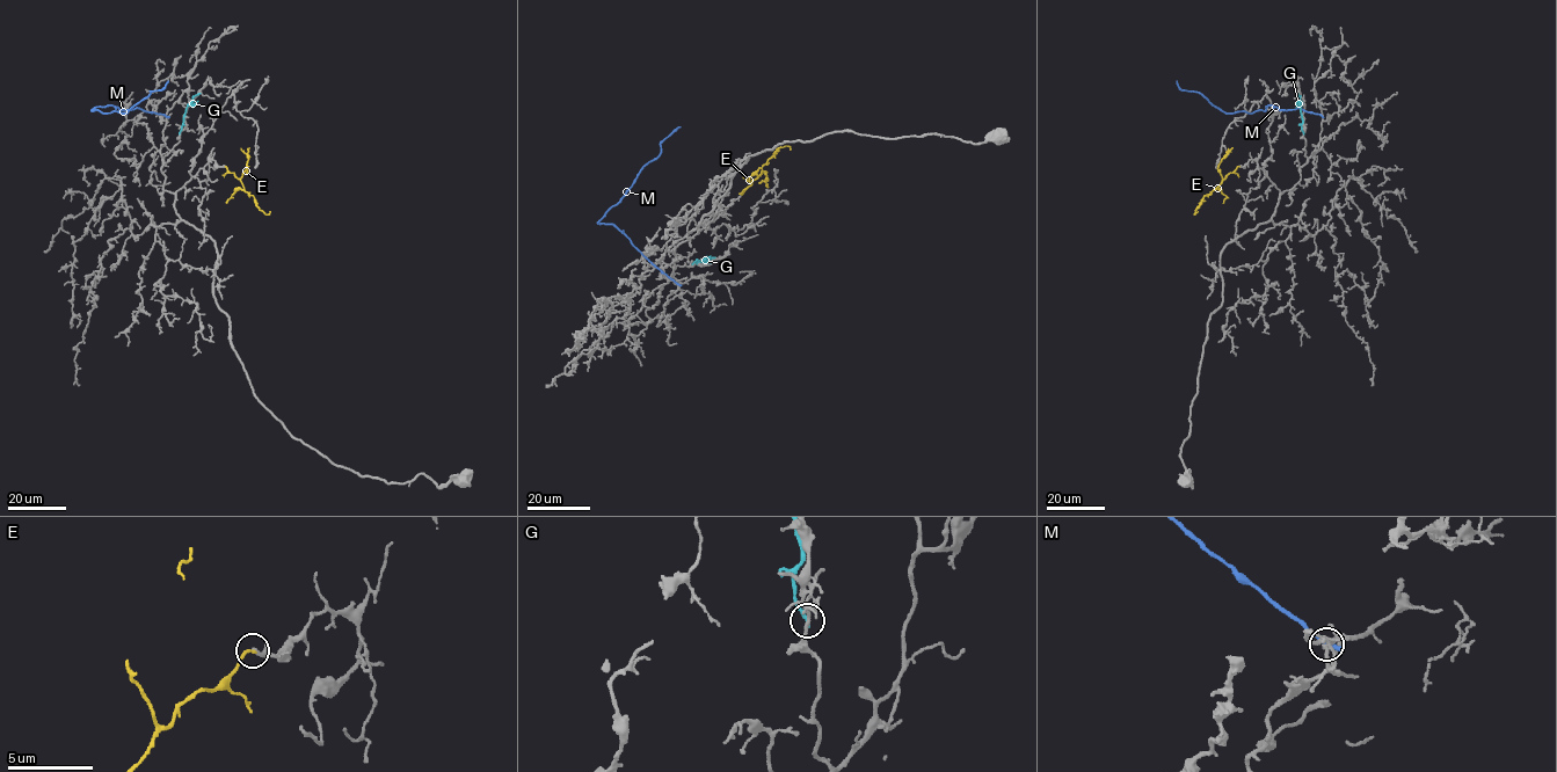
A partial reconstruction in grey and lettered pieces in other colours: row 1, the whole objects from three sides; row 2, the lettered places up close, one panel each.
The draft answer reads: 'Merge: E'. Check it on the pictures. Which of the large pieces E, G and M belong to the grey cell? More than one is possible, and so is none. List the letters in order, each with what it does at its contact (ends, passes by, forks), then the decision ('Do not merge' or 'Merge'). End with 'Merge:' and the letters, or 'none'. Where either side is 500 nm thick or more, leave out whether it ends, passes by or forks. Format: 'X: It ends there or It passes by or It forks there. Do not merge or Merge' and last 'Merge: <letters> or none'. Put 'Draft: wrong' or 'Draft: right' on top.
Draft: right
E: It ends there. Merge
G: It ends there. Do not merge
M: It ends there. Do not merge
Merge: E

